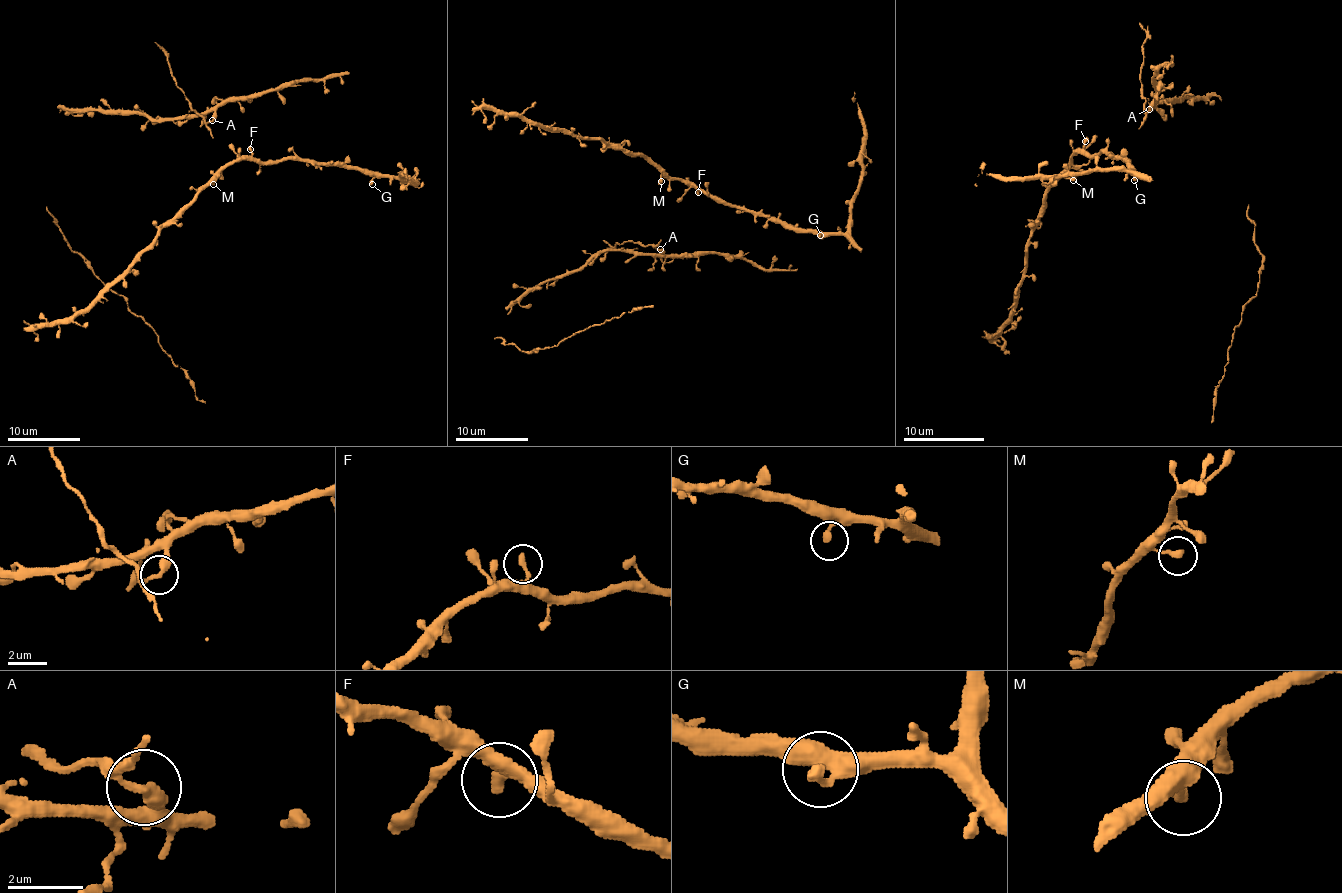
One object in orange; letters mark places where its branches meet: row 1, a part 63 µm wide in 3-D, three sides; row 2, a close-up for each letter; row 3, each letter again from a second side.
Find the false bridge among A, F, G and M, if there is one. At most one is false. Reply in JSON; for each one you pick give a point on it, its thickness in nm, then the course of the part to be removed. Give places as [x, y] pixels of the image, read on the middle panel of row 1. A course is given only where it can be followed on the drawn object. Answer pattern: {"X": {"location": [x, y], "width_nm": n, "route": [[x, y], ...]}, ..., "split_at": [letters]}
{"A": {"location": [660, 249], "width_nm": 320, "route": [[660, 250], [640, 243], [625, 241], [614, 246], [603, 241]]}, "split_at": ["A"]}

